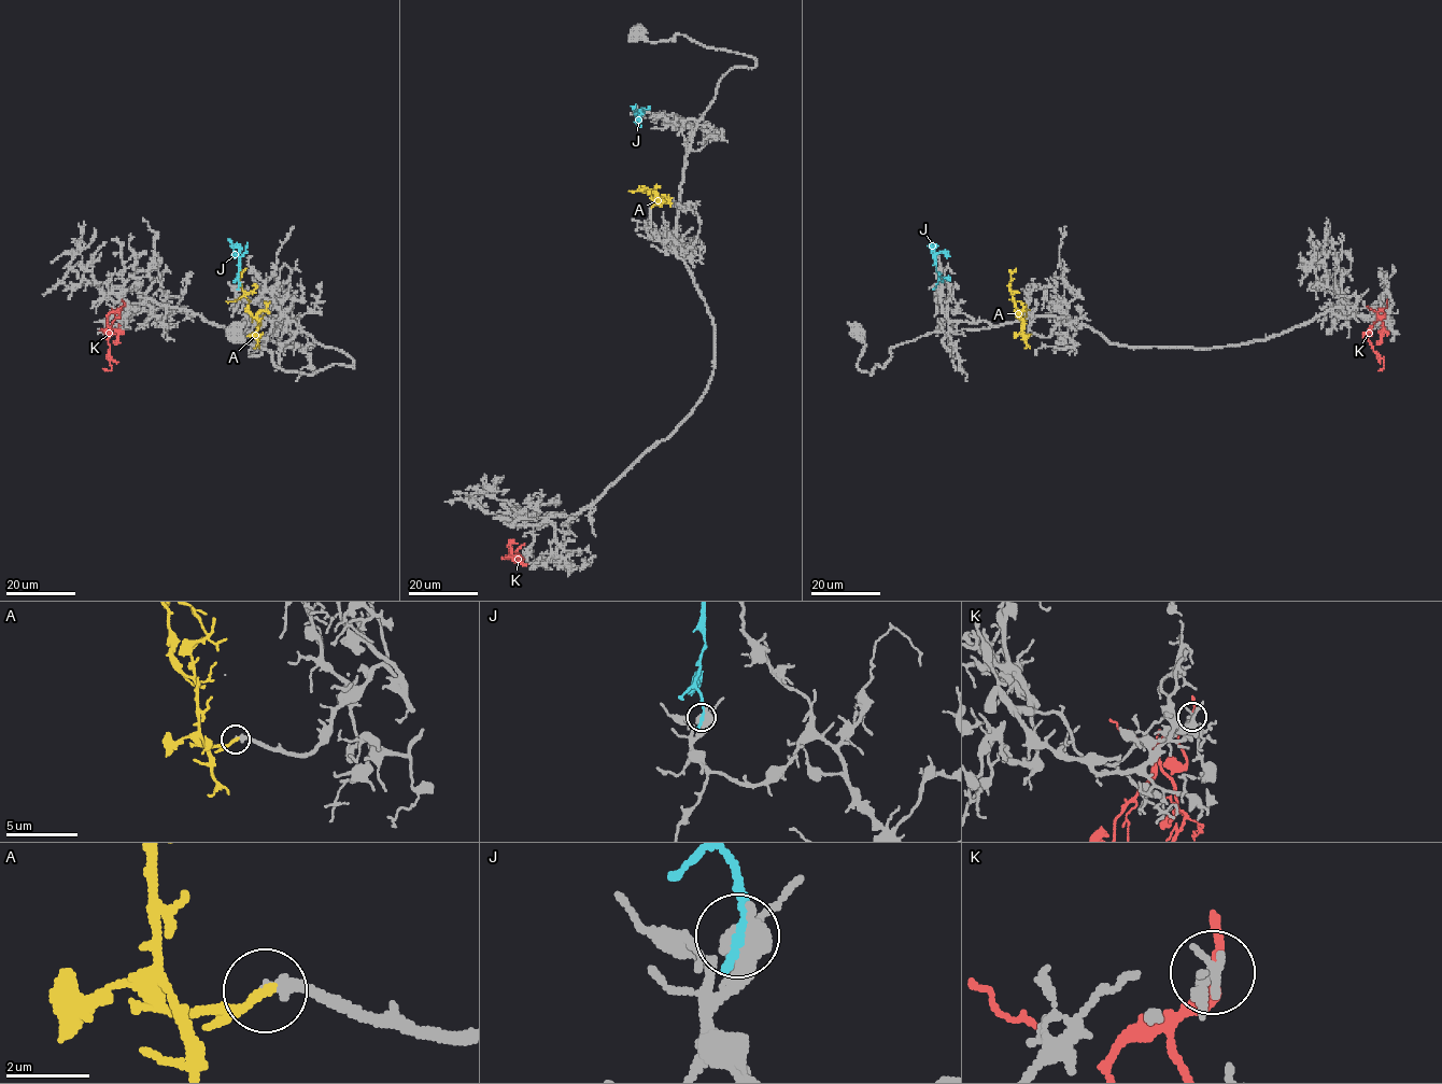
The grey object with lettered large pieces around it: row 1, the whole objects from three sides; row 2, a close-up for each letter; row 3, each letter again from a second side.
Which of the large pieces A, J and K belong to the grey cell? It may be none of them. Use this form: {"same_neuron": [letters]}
{"same_neuron": ["A"]}

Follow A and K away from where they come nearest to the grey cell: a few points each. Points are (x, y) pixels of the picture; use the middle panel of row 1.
A: (651, 208), (652, 200), (660, 199), (649, 192)
K: (527, 563), (518, 554), (510, 554), (508, 545), (514, 559), (506, 557)

